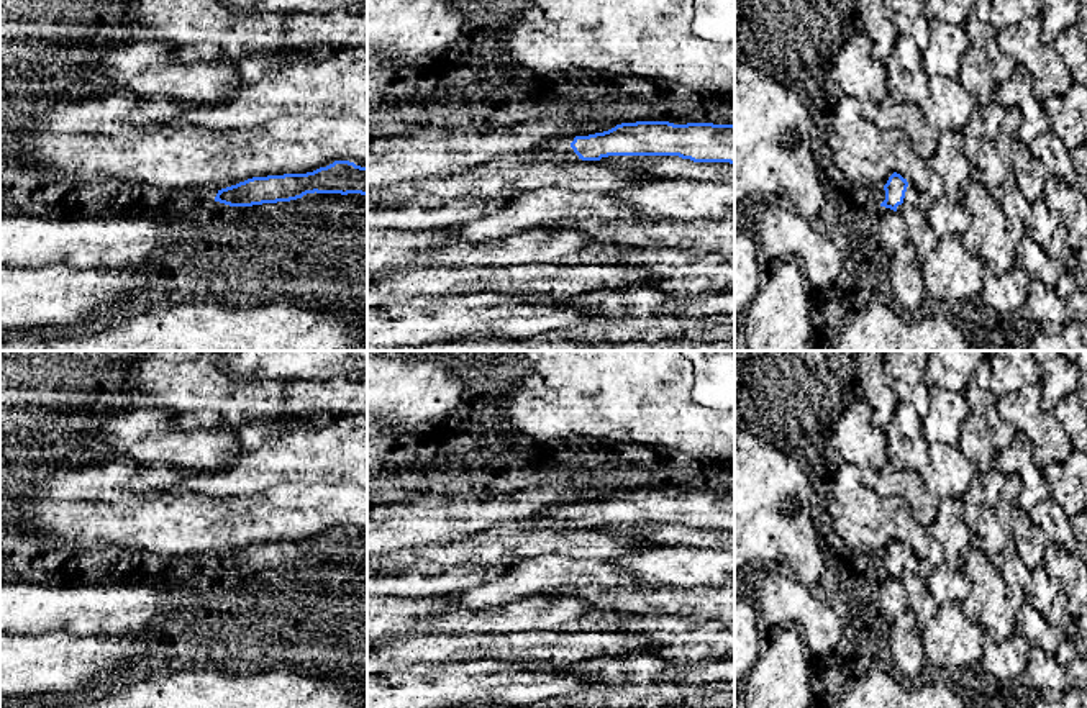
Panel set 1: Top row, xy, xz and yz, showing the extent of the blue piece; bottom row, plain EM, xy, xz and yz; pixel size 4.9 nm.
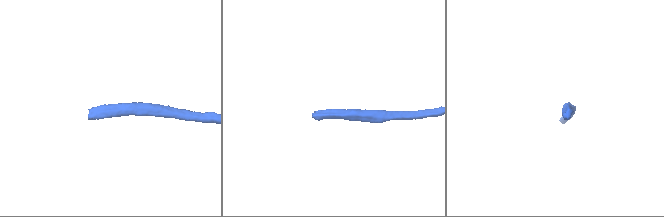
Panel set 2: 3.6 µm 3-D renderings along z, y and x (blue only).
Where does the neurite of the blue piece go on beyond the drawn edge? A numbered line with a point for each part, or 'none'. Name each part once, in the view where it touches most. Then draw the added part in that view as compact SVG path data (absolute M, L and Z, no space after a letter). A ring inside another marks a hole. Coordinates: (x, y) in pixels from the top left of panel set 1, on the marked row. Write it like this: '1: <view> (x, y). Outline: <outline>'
1: xz (561, 148). Outline: M575 136L543 143L536 146L531 152L523 154L521 157L525 161L553 161L553 159L582 161L571 148L574 138Z

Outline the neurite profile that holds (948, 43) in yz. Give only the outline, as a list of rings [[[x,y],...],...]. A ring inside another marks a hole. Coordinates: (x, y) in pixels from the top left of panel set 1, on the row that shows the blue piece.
[[[930,18],[928,31],[928,46],[921,49],[926,74],[957,79],[961,59],[971,48],[966,28],[943,18]]]

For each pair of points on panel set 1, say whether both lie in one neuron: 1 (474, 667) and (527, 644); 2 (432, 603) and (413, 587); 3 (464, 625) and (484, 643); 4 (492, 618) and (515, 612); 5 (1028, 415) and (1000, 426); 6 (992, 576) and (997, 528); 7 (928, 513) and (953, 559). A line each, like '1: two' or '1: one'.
1: two
2: two
3: two
4: one
5: two
6: two
7: two

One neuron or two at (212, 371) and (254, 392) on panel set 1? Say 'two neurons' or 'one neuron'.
one neuron

